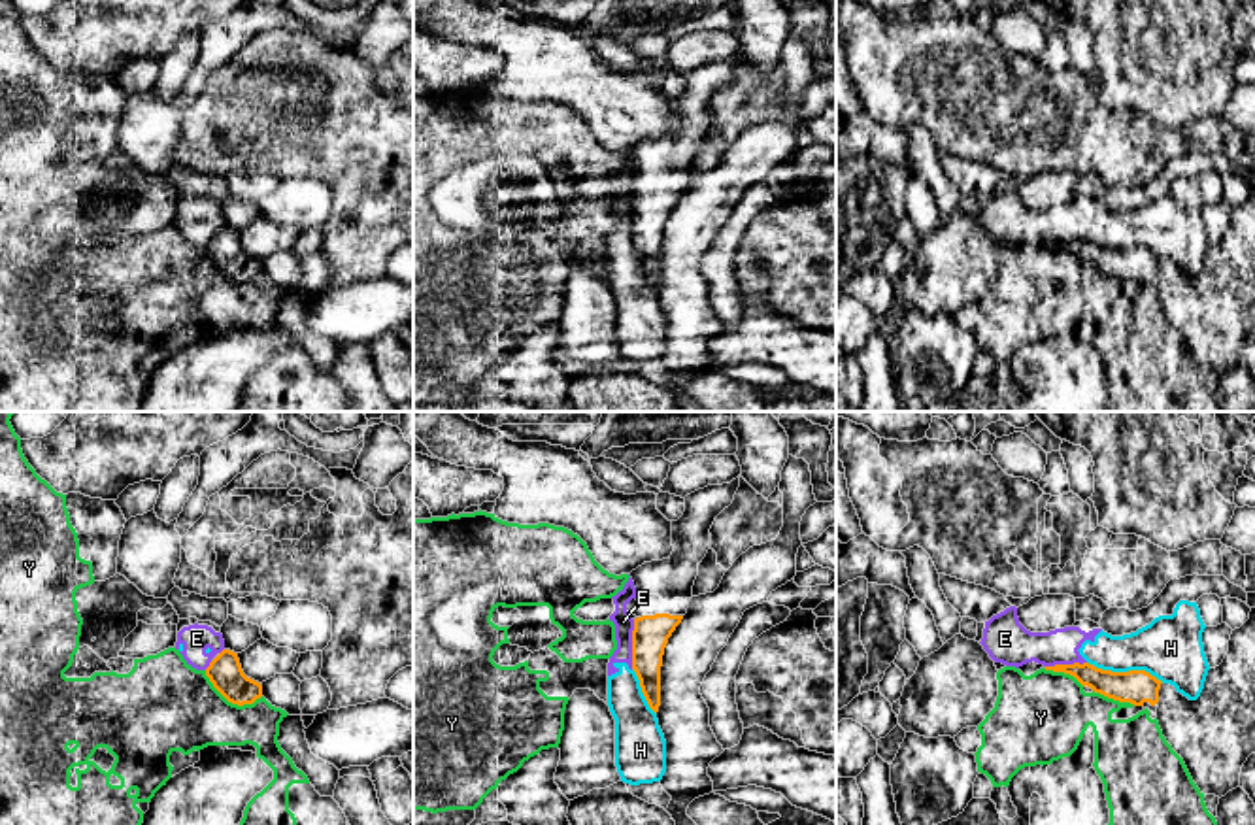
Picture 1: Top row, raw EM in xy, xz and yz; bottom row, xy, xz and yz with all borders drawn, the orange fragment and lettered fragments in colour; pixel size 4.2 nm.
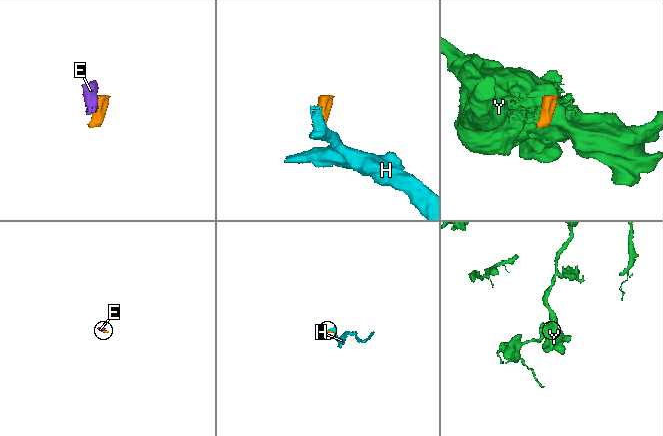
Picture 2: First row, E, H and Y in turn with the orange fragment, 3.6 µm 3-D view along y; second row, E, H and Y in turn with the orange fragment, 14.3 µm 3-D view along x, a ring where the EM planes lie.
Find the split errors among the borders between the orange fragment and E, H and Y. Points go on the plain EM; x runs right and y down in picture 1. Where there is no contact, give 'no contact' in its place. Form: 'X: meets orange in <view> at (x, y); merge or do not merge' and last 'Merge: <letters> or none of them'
E: meets orange in xz at (633, 221); do not merge
H: meets orange in yz at (1129, 248); do not merge
Y: meets orange in xy at (231, 278); do not merge
Merge: none of them

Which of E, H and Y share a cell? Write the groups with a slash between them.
E H / Y

